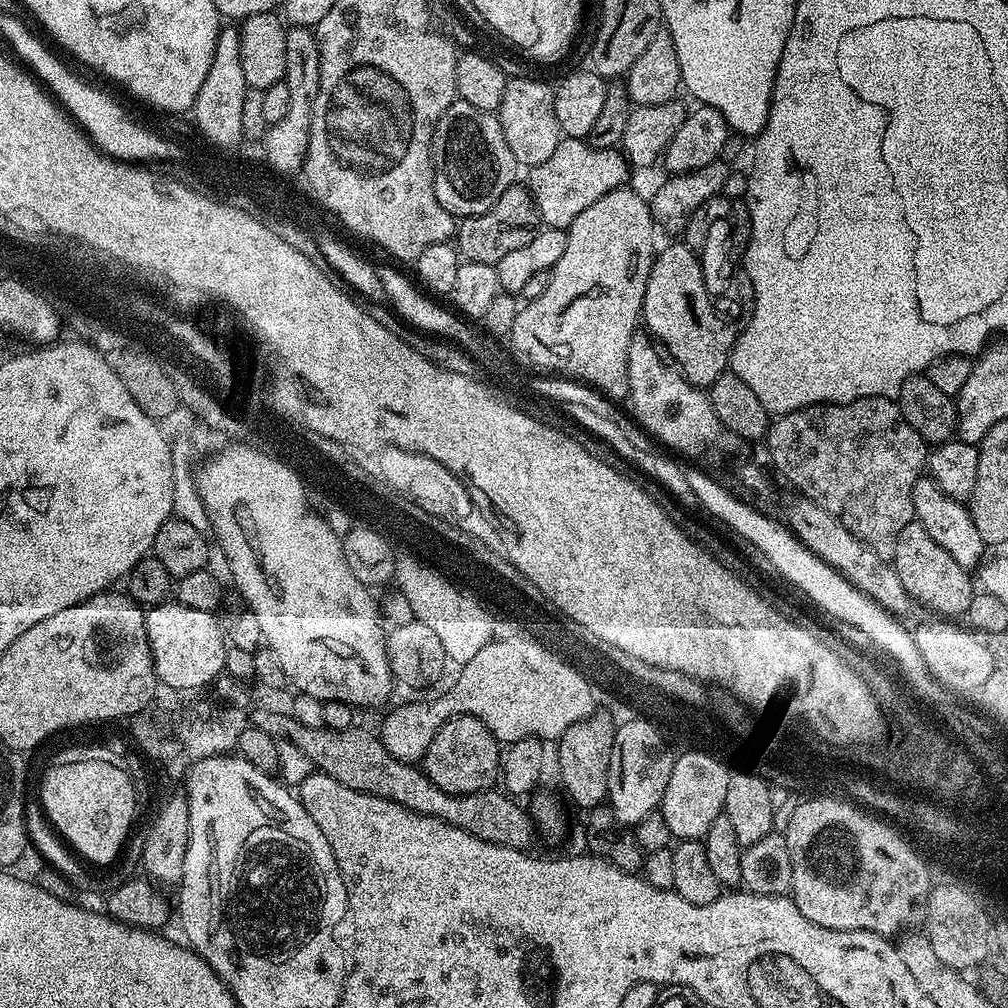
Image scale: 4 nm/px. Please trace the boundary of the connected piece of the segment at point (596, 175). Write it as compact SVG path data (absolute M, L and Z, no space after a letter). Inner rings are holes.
M564 138L546 162L531 165L529 172L532 173L526 179L526 187L541 221L547 227L567 230L586 206L594 206L602 194L610 194L610 190L618 190L629 183L630 165L623 151L616 148L592 148L587 139Z

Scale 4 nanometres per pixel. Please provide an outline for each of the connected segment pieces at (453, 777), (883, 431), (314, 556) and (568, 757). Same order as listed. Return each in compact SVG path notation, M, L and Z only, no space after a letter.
M470 715L449 719L430 742L422 759L422 771L443 790L454 796L487 792L502 772L502 744L478 717Z
M867 396L845 404L815 404L814 406L806 406L802 410L794 410L790 414L782 414L769 423L766 437L767 444L768 452L772 455L773 466L800 491L797 493L801 497L810 499L818 506L822 506L834 518L838 518L842 522L842 526L849 528L858 539L876 549L877 552L884 554L887 553L887 548L888 551L895 549L898 534L902 534L902 530L906 530L906 526L913 523L916 515L914 510L914 486L925 475L930 448L918 434L918 430L914 430L914 426L910 426L904 420L902 410L895 399L886 396Z
M234 450L228 452L228 460L215 461L205 473L198 476L198 487L200 497L206 506L206 514L212 523L211 535L216 536L220 543L220 548L224 551L224 560L228 563L228 568L232 571L232 580L236 583L236 588L240 591L240 596L245 600L247 611L253 612L258 618L260 635L263 643L274 654L278 654L278 659L282 662L282 670L286 670L291 687L297 693L305 696L313 696L319 700L337 700L344 704L357 706L357 704L380 704L388 696L388 684L390 685L390 673L388 671L388 645L386 643L386 628L382 623L382 608L371 596L369 585L358 582L354 574L346 566L346 554L341 537L336 537L336 532L323 520L323 515L317 514L308 508L305 499L302 497L299 485L295 485L294 478L289 476L280 477L270 473L266 474L262 469L260 458L254 458L254 453L247 450Z
M607 718L575 723L558 739L556 764L560 767L560 780L568 791L568 796L583 810L599 808L608 798L608 771L610 754L614 746L617 727L610 725Z

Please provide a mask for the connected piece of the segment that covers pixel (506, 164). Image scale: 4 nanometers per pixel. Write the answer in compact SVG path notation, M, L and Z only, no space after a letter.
M458 98L438 118L432 132L434 194L454 218L490 210L517 179L516 171L518 165L510 146L506 146L499 115L478 110L478 106Z

